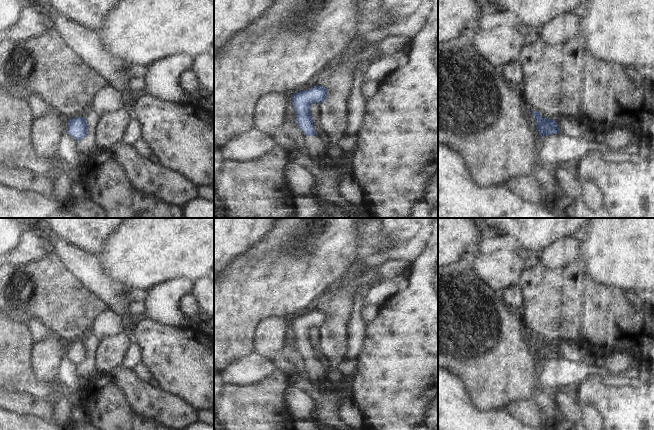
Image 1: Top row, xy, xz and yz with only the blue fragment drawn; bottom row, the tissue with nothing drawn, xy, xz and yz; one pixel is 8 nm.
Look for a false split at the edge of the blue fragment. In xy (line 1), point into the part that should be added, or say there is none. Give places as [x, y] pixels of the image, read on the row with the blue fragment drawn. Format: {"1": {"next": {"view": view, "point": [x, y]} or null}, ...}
{"1": {"next": null}}

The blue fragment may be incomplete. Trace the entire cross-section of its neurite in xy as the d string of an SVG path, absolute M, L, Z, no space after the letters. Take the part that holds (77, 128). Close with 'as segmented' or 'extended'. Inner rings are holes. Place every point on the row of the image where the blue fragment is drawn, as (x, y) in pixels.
M75 117L67 121L66 133L77 141L84 139L87 136L88 129L88 124L84 117Z; as segmented

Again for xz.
M314 86L309 90L301 90L291 97L294 105L294 124L301 130L301 136L305 142L305 149L313 162L320 163L324 160L328 151L321 135L317 134L313 127L311 116L311 105L313 103L323 103L328 95L328 91L323 86Z; extended

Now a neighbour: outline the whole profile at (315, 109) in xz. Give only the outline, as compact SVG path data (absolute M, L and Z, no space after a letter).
M313 103L310 108L311 116L313 118L313 127L315 131L322 129L321 125L321 103Z

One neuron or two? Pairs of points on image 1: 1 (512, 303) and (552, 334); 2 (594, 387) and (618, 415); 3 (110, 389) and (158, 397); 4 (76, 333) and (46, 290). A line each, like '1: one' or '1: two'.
1: two
2: one
3: two
4: one

